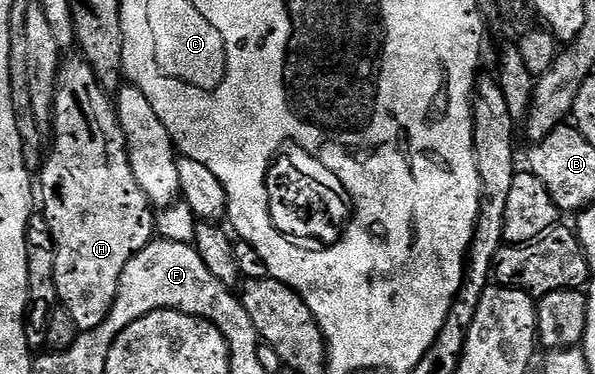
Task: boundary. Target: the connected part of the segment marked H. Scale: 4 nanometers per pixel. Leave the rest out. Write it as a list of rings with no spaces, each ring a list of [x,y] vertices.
[[[78,61],[78,63],[66,62],[62,66],[61,74],[57,76],[57,96],[53,106],[52,135],[53,152],[50,153],[49,160],[46,161],[45,168],[41,171],[41,179],[39,175],[39,211],[41,207],[42,213],[45,214],[45,223],[49,226],[50,233],[53,234],[53,287],[57,290],[58,300],[56,302],[67,309],[67,313],[75,321],[78,332],[90,331],[99,325],[103,325],[107,313],[111,313],[111,305],[115,301],[119,289],[119,277],[123,273],[127,261],[131,261],[131,257],[142,251],[154,238],[155,211],[149,199],[139,187],[138,182],[135,181],[135,175],[129,164],[129,146],[125,144],[125,134],[117,116],[114,100],[111,98],[110,92],[104,91],[99,85],[99,81],[89,63],[84,61]]]

